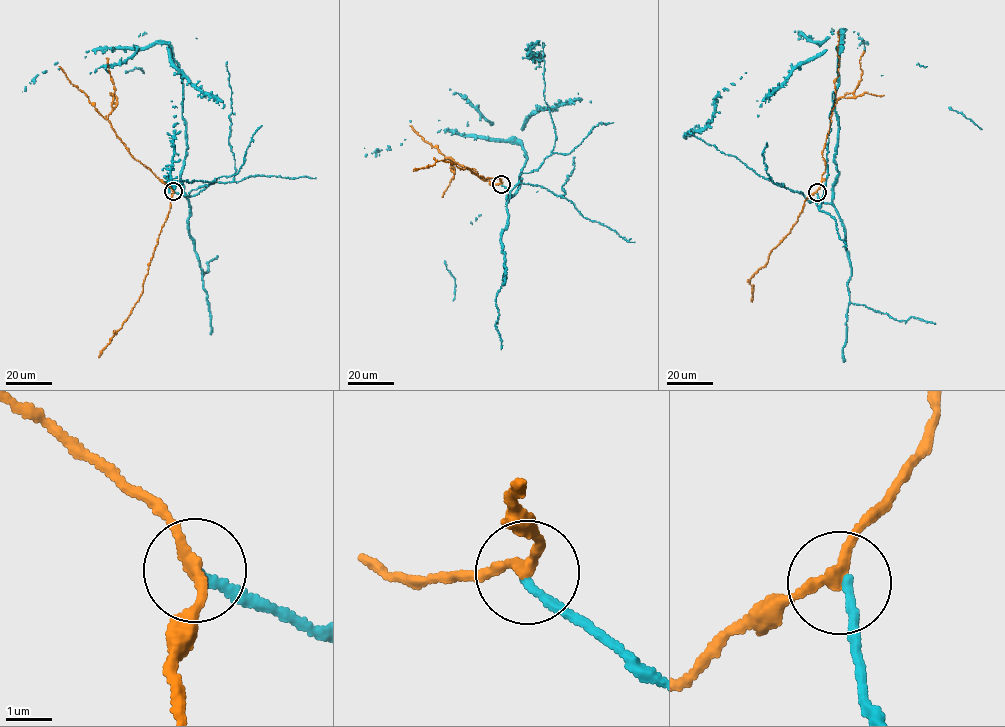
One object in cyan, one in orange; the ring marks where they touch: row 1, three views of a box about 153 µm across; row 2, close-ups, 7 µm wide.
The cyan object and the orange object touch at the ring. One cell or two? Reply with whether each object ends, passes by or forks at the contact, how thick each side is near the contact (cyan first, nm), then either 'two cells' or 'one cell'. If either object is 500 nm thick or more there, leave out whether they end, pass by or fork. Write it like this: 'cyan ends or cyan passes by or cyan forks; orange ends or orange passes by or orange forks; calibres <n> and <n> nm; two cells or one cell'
cyan ends; orange passes by; calibres 200 and 240 nm; one cell

